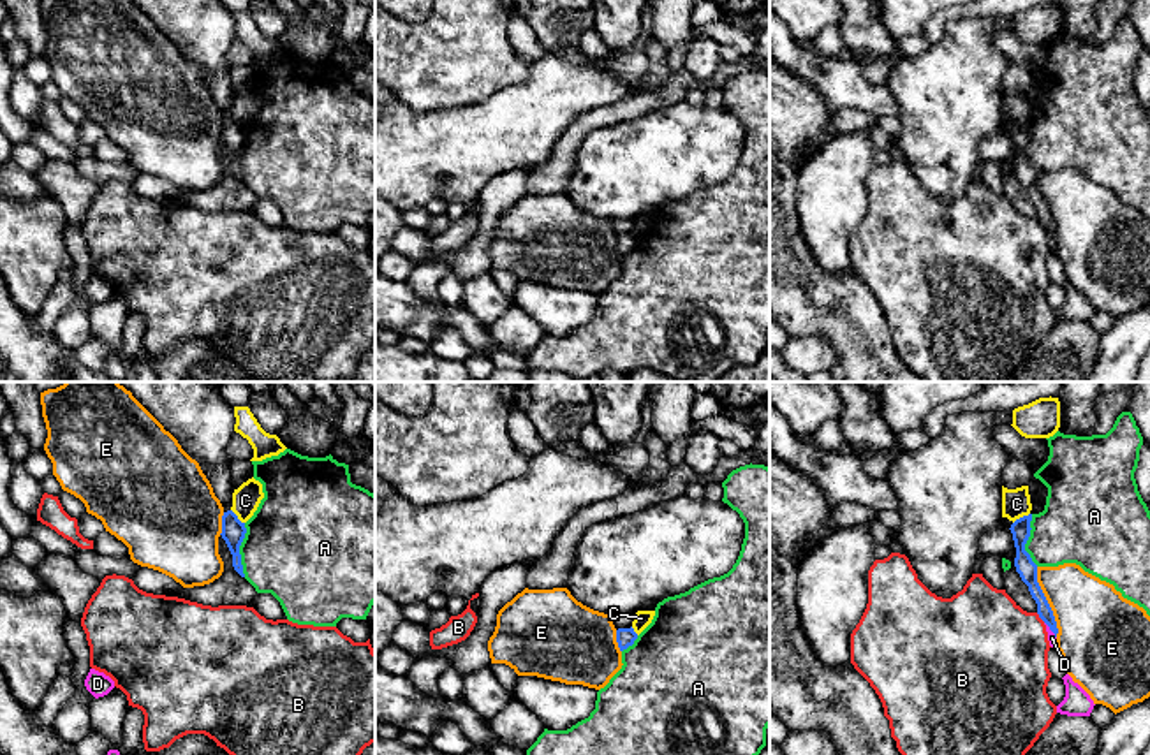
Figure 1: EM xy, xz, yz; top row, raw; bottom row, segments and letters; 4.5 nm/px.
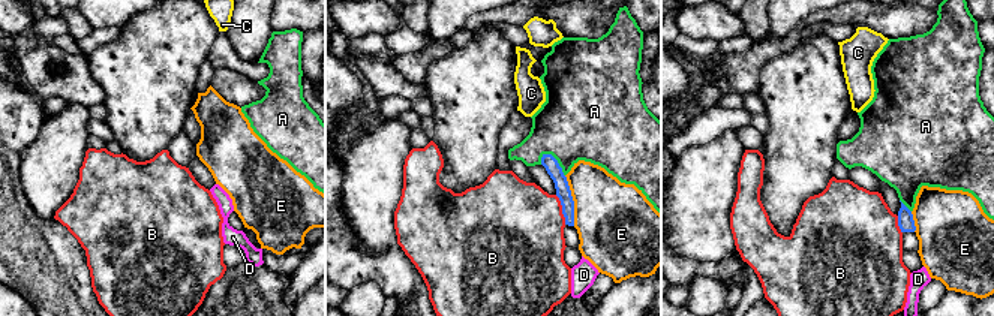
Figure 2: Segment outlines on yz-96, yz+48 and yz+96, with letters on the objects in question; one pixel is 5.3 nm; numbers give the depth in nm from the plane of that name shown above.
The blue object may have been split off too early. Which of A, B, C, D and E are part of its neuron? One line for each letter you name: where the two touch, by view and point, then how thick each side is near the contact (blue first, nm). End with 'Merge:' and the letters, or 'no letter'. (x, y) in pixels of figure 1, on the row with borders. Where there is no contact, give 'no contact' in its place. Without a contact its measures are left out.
Merge: no letter

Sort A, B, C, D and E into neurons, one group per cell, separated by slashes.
A / B / C / D / E

